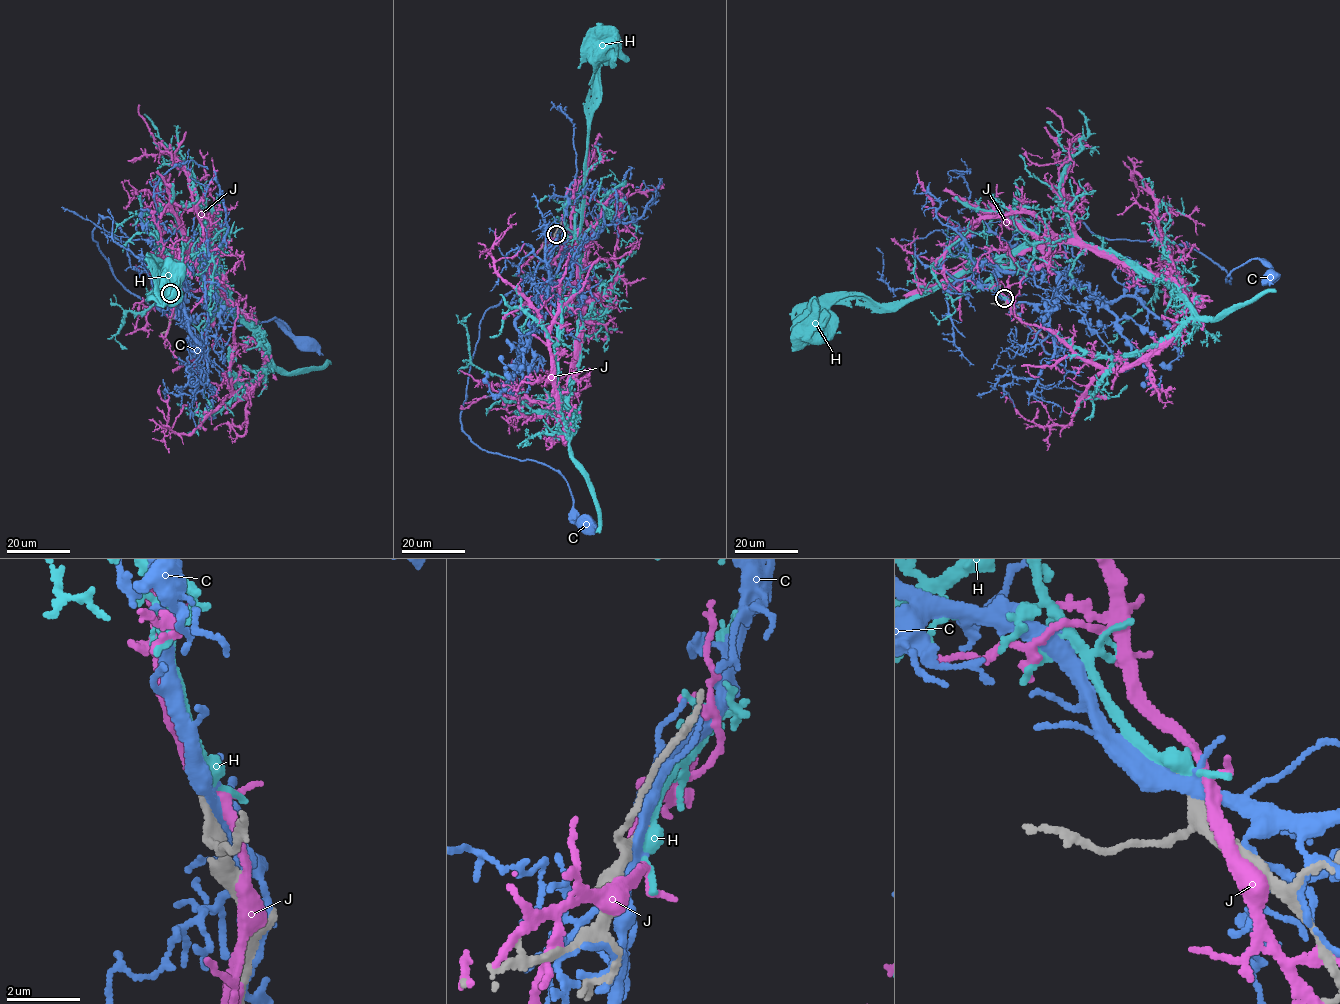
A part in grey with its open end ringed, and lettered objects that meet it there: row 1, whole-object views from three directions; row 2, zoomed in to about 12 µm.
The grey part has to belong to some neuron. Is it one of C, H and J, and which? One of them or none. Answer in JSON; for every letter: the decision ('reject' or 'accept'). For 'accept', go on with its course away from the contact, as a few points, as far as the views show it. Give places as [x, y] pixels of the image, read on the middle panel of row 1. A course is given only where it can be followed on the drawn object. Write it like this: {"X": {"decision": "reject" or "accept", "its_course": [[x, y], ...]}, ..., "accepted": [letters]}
{"C": {"decision": "reject"}, "H": {"decision": "accept", "its_course": [[556, 235], [563, 225], [576, 233], [580, 229], [588, 128], [592, 109], [601, 98], [599, 69], [603, 41]]}, "J": {"decision": "reject"}, "accepted": ["H"]}

